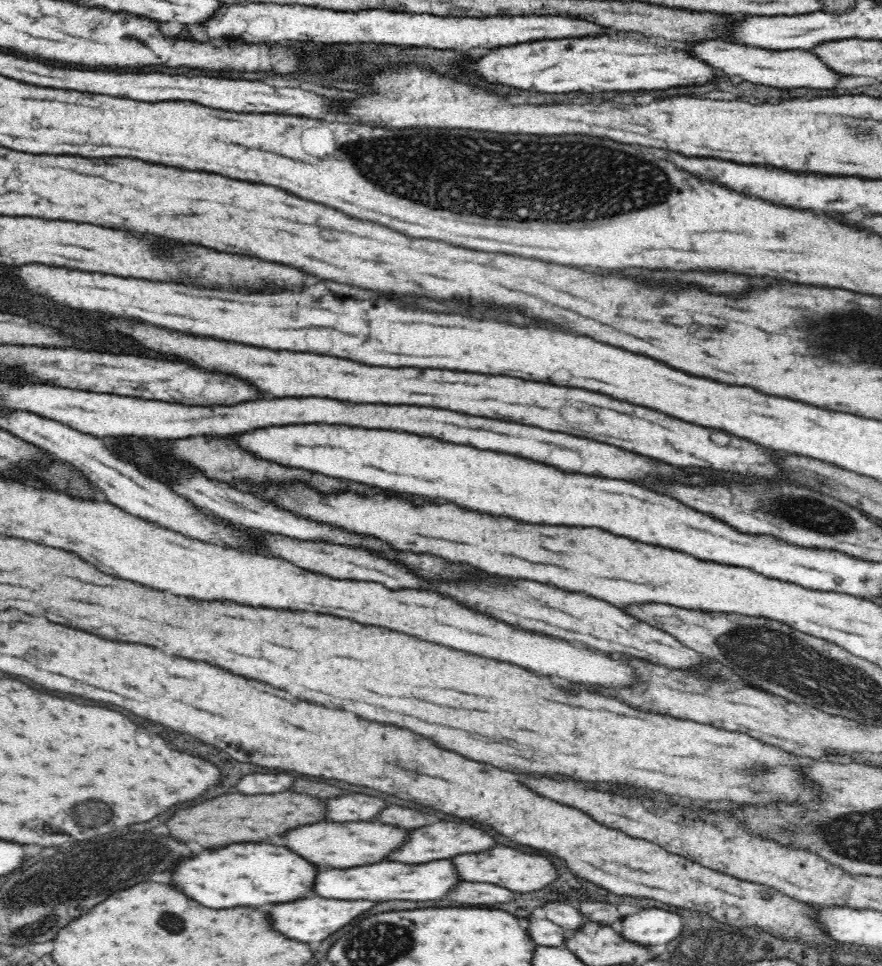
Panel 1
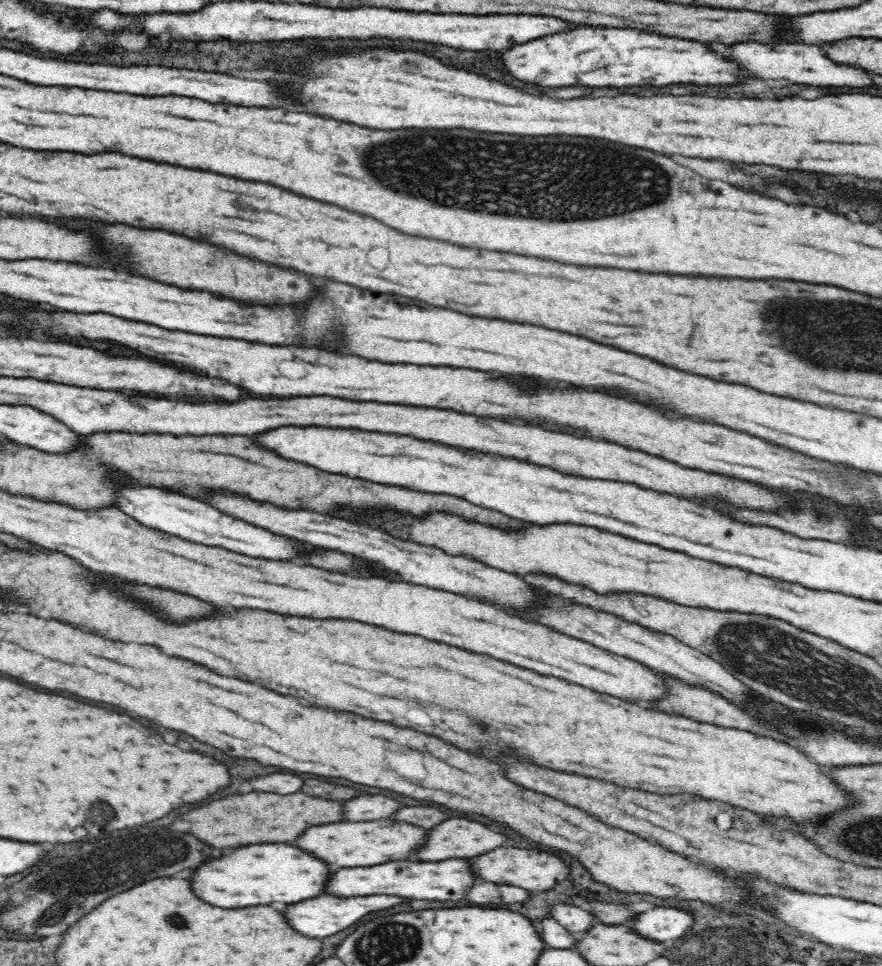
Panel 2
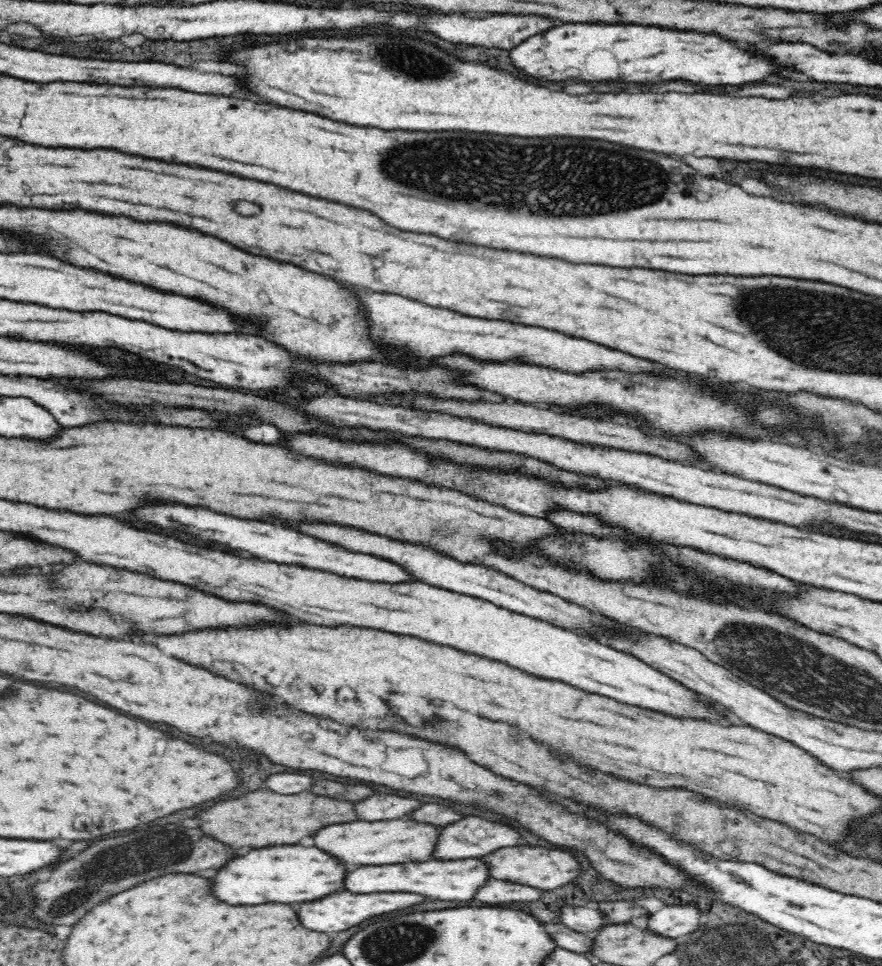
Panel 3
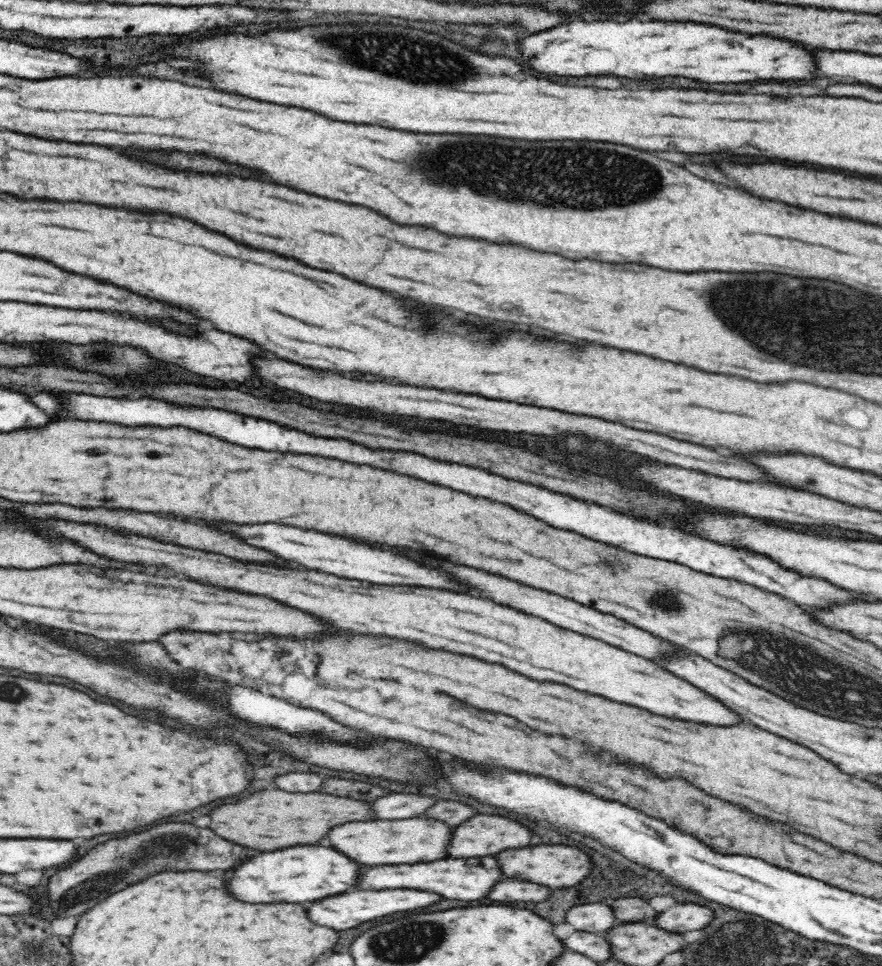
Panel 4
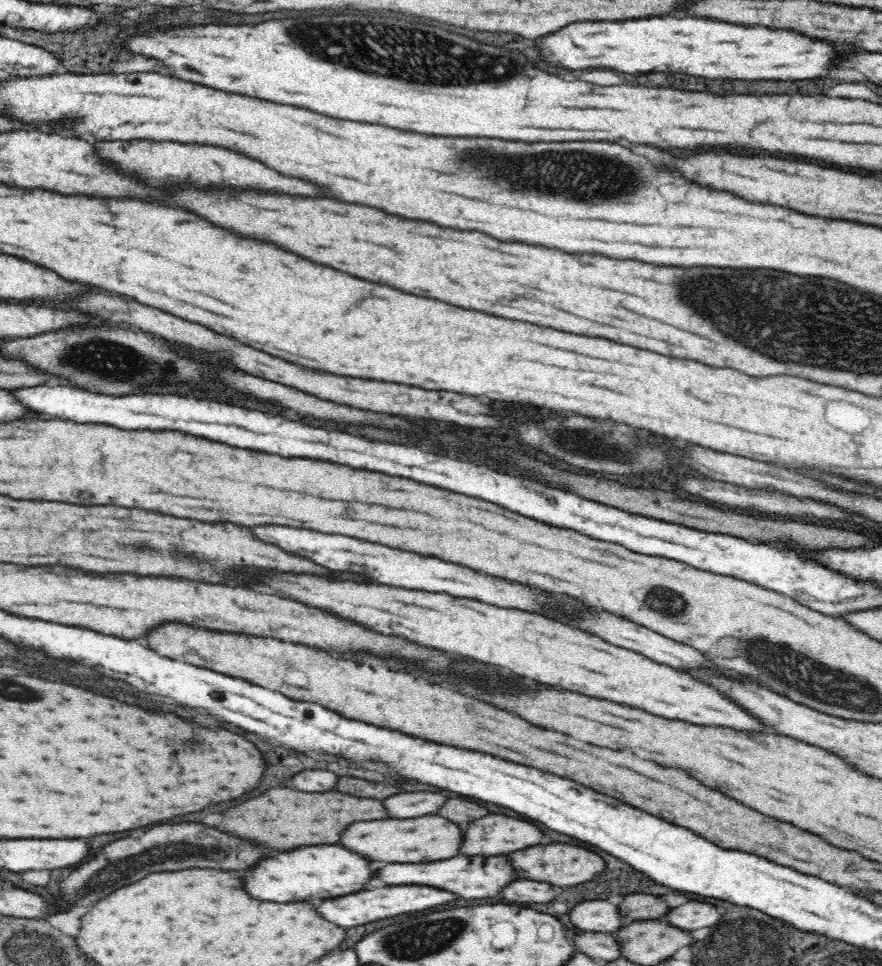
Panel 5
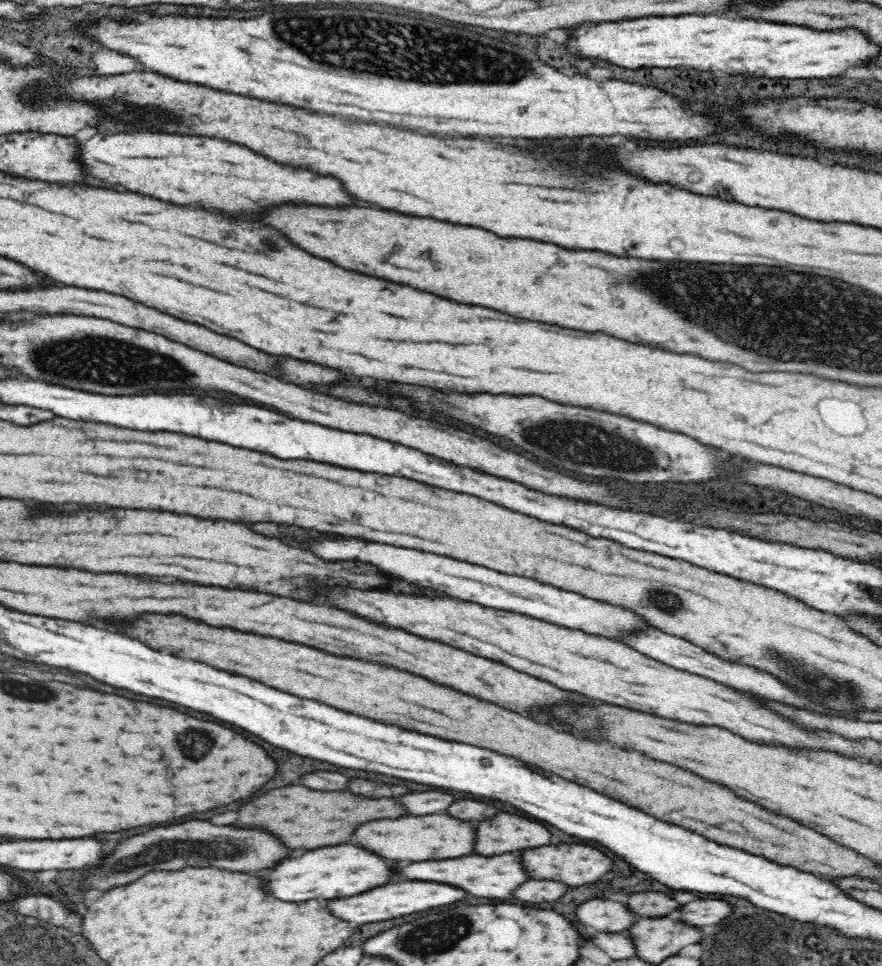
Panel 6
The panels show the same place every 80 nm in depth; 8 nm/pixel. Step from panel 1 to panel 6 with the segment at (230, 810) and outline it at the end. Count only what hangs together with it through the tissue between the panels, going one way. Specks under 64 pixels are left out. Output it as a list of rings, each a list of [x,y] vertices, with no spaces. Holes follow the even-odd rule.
[[[286,786],[266,792],[250,804],[238,810],[234,826],[238,828],[264,828],[282,840],[288,848],[316,848],[316,846],[336,846],[348,842],[358,824],[380,820],[380,818],[400,818],[404,814],[402,806],[392,798],[360,798],[350,792],[318,792],[304,786]]]

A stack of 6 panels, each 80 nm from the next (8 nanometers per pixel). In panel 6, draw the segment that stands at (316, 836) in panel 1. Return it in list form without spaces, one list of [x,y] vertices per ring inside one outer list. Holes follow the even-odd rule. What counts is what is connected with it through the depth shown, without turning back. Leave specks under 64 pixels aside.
[[[428,814],[428,816],[402,816],[396,820],[376,820],[360,824],[354,832],[354,844],[372,850],[374,854],[388,860],[440,860],[440,858],[458,858],[464,854],[472,854],[474,846],[474,828],[470,822],[460,822],[452,816]]]

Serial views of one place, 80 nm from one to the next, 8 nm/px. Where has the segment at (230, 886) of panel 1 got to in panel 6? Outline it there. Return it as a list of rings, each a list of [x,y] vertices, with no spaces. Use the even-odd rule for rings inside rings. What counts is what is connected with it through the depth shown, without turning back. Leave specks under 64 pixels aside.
[[[340,844],[308,850],[302,856],[288,856],[274,866],[274,870],[264,878],[264,890],[274,898],[284,902],[304,902],[314,898],[344,898],[366,892],[370,888],[382,886],[392,880],[394,866],[386,866],[386,860],[372,854],[370,850]]]

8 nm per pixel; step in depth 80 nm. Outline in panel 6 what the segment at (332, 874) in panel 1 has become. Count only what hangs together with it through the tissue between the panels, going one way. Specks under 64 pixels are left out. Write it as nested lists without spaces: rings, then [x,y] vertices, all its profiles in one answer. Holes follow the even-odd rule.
[[[470,854],[470,856],[450,858],[450,860],[414,862],[404,868],[398,868],[396,874],[402,880],[426,880],[426,882],[448,884],[454,888],[462,888],[472,896],[482,896],[482,898],[508,898],[512,890],[520,886],[520,882],[528,880],[528,874],[520,864],[520,856],[514,856],[514,854],[500,854],[500,856]]]

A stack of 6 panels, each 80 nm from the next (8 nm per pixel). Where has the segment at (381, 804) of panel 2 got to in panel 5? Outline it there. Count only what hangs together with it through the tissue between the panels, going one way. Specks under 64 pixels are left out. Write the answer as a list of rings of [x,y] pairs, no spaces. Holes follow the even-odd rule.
[[[406,792],[386,798],[384,808],[388,810],[390,818],[416,818],[416,816],[432,814],[444,802],[446,798],[436,792]]]

